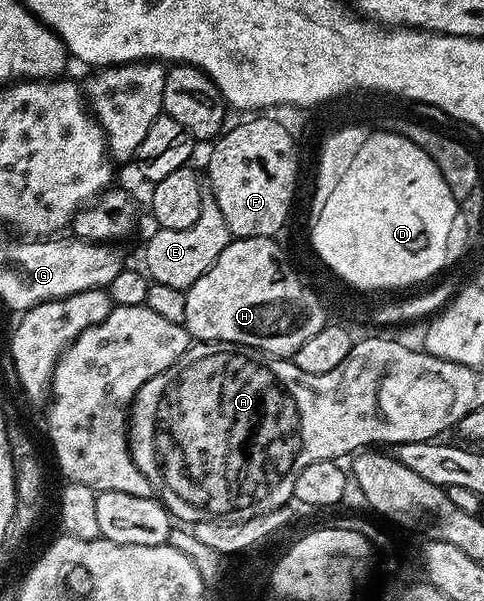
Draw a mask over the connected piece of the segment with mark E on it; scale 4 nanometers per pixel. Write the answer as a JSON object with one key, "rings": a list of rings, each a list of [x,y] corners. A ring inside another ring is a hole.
{"rings":[[[209,190],[202,193],[202,205],[200,206],[200,218],[196,218],[196,223],[188,226],[188,230],[168,230],[167,228],[158,228],[150,236],[150,241],[146,244],[146,265],[144,271],[153,283],[163,284],[164,286],[176,286],[176,290],[185,292],[220,258],[220,254],[230,245],[230,231],[228,222],[224,222],[224,214],[220,214],[220,206],[216,206],[214,196]]]}

